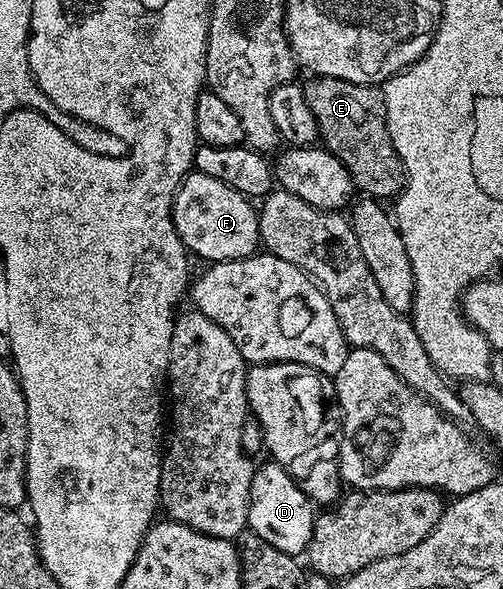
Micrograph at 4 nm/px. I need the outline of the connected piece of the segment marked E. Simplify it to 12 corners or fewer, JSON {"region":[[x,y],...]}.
{"region":[[305,84],[321,146],[363,196],[393,200],[406,170],[383,88]]}

